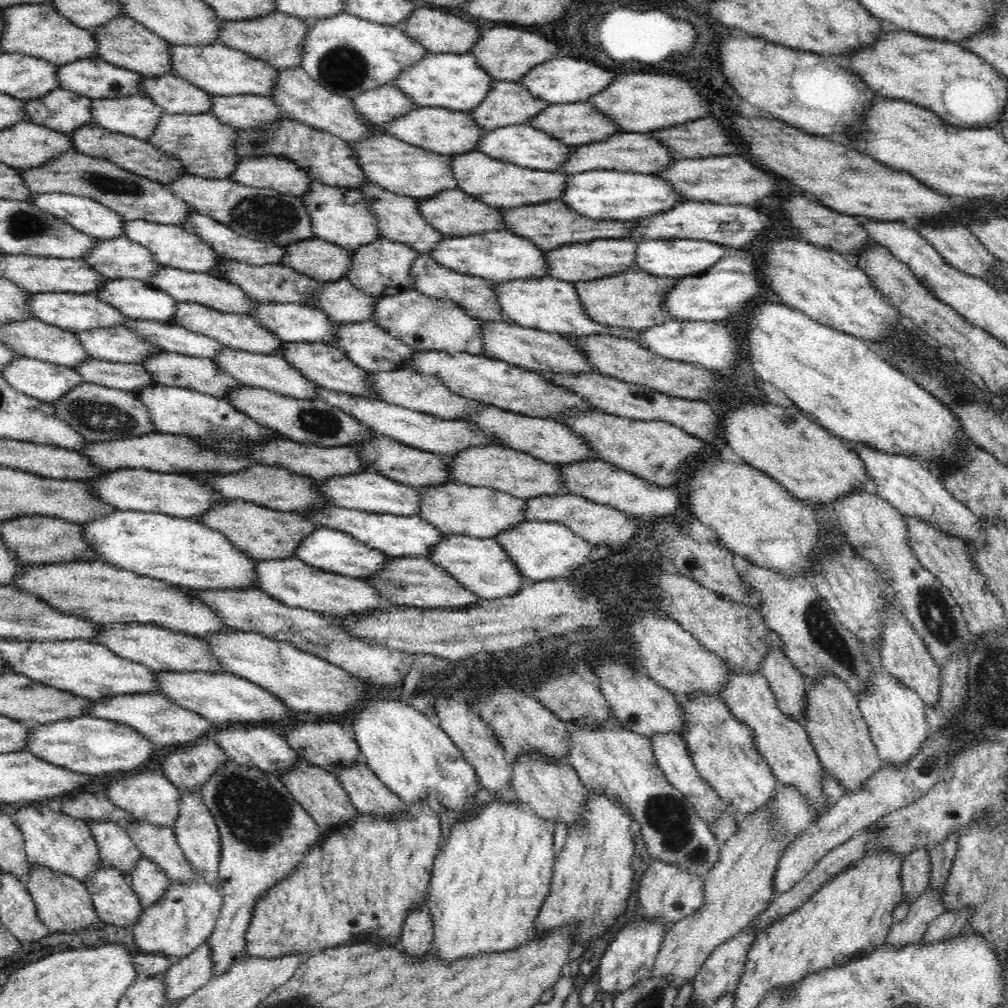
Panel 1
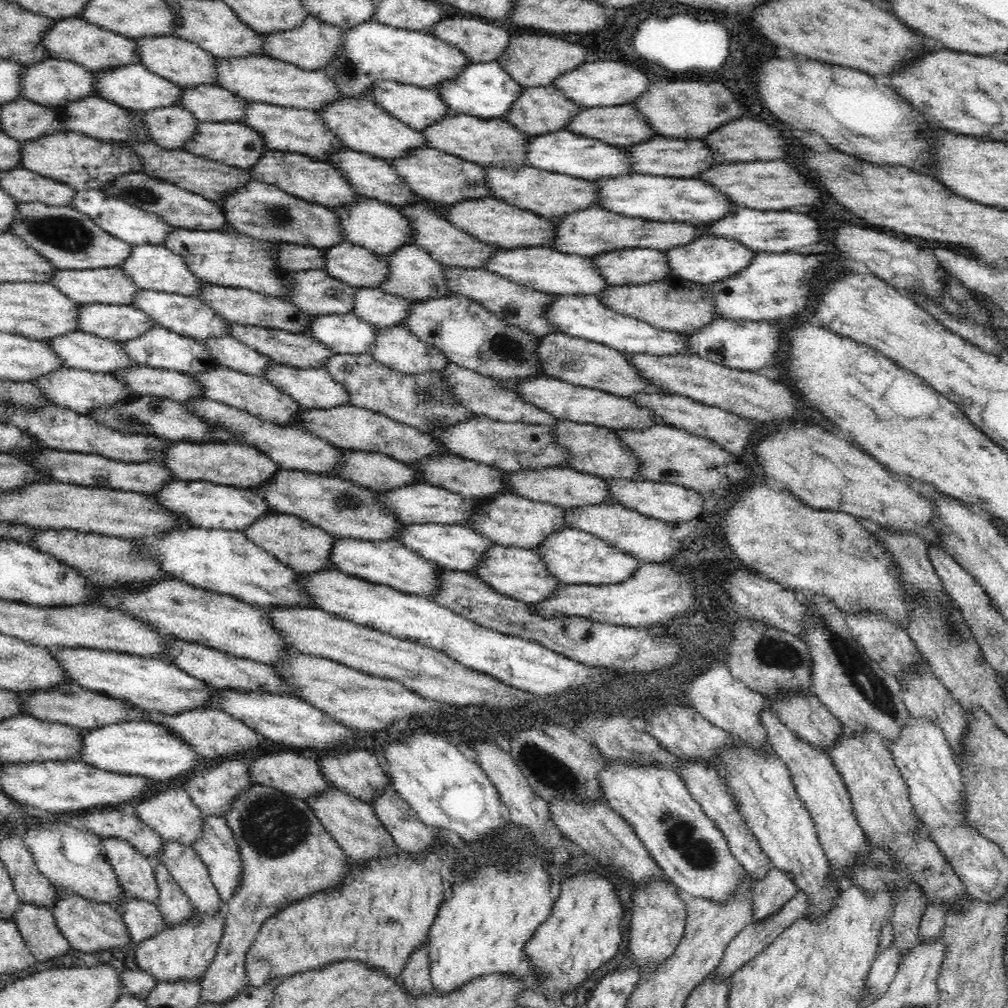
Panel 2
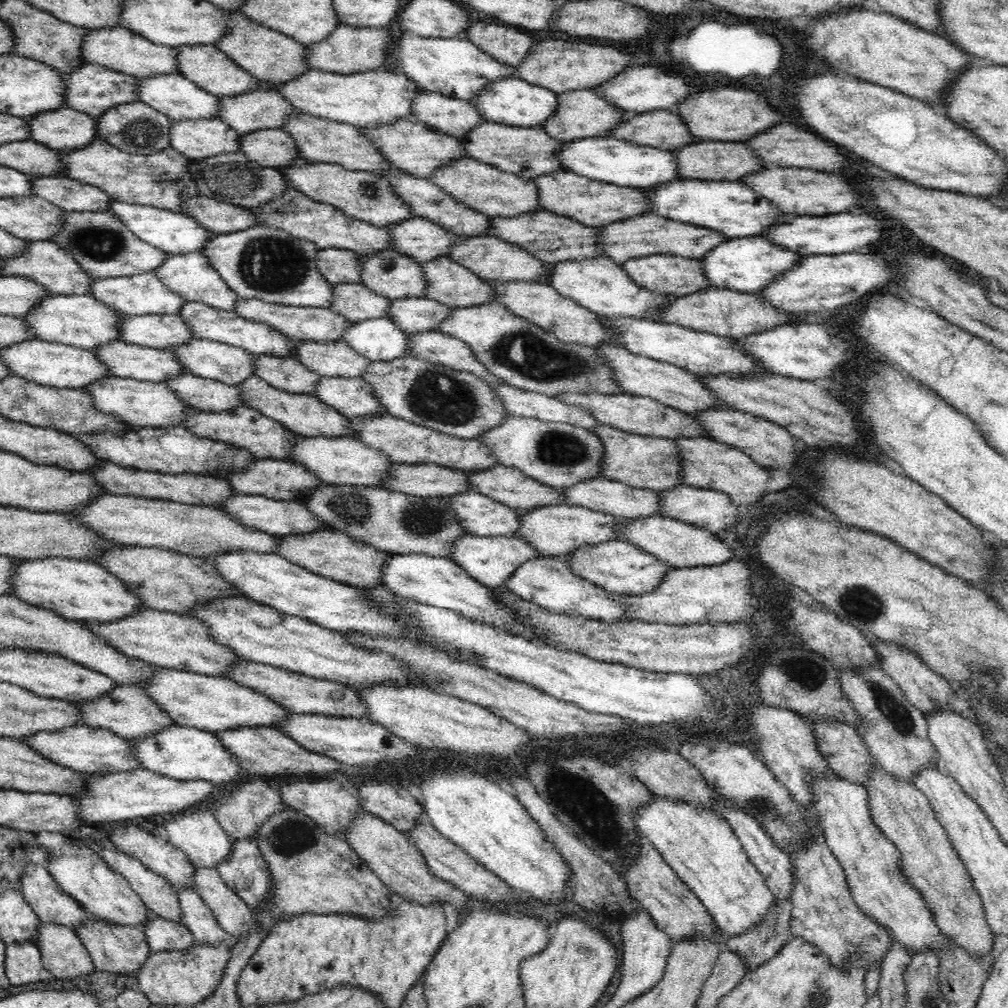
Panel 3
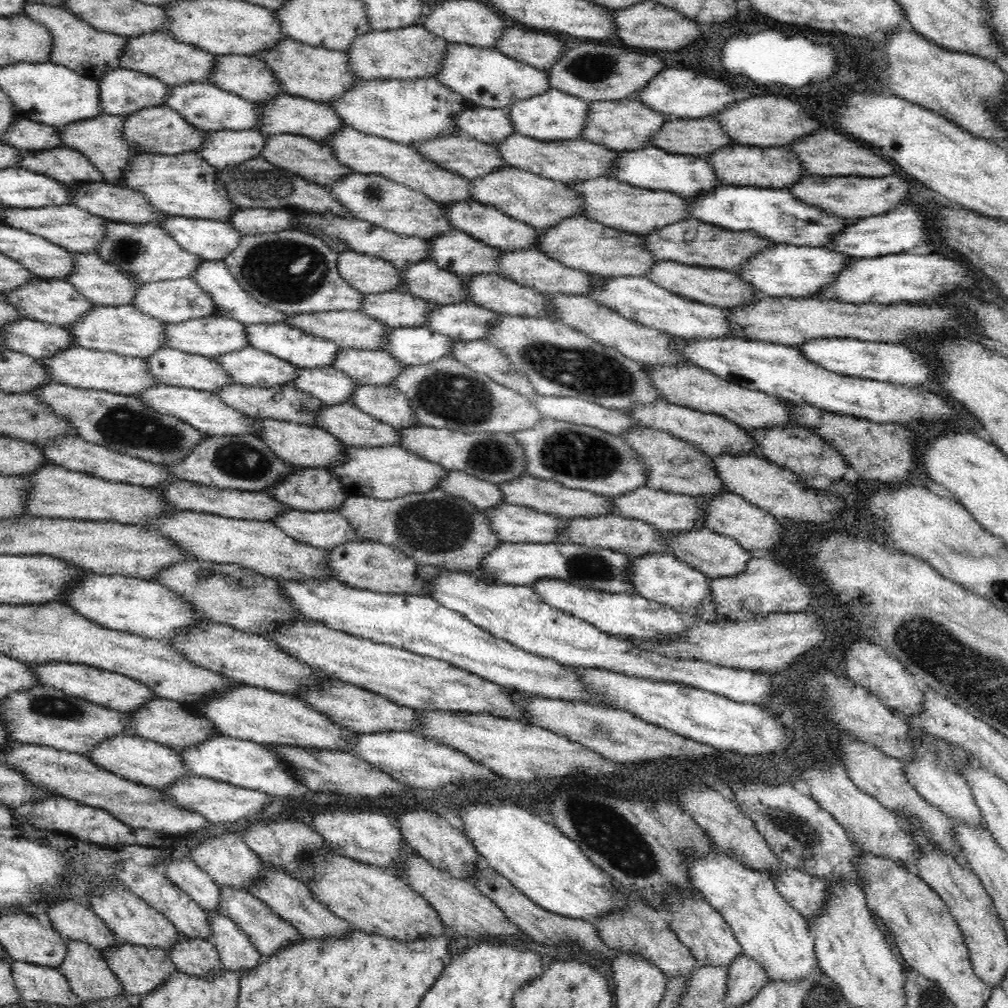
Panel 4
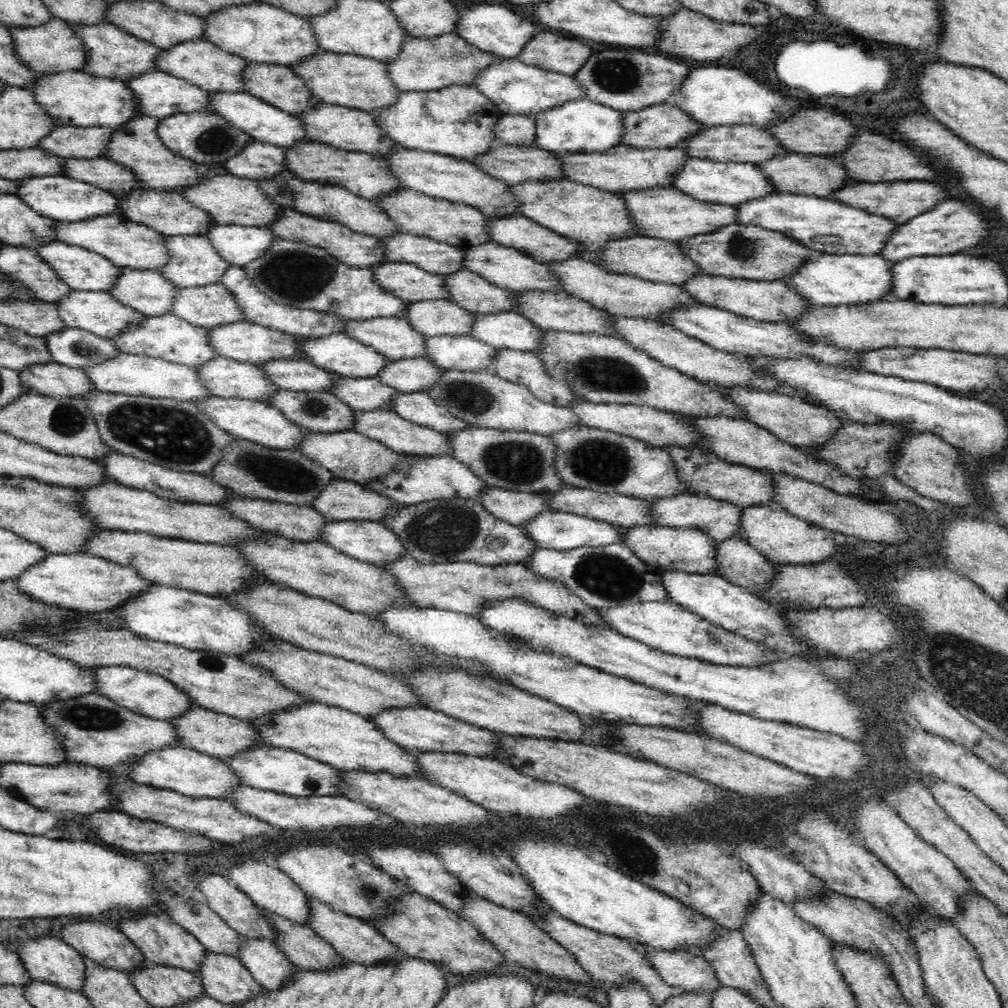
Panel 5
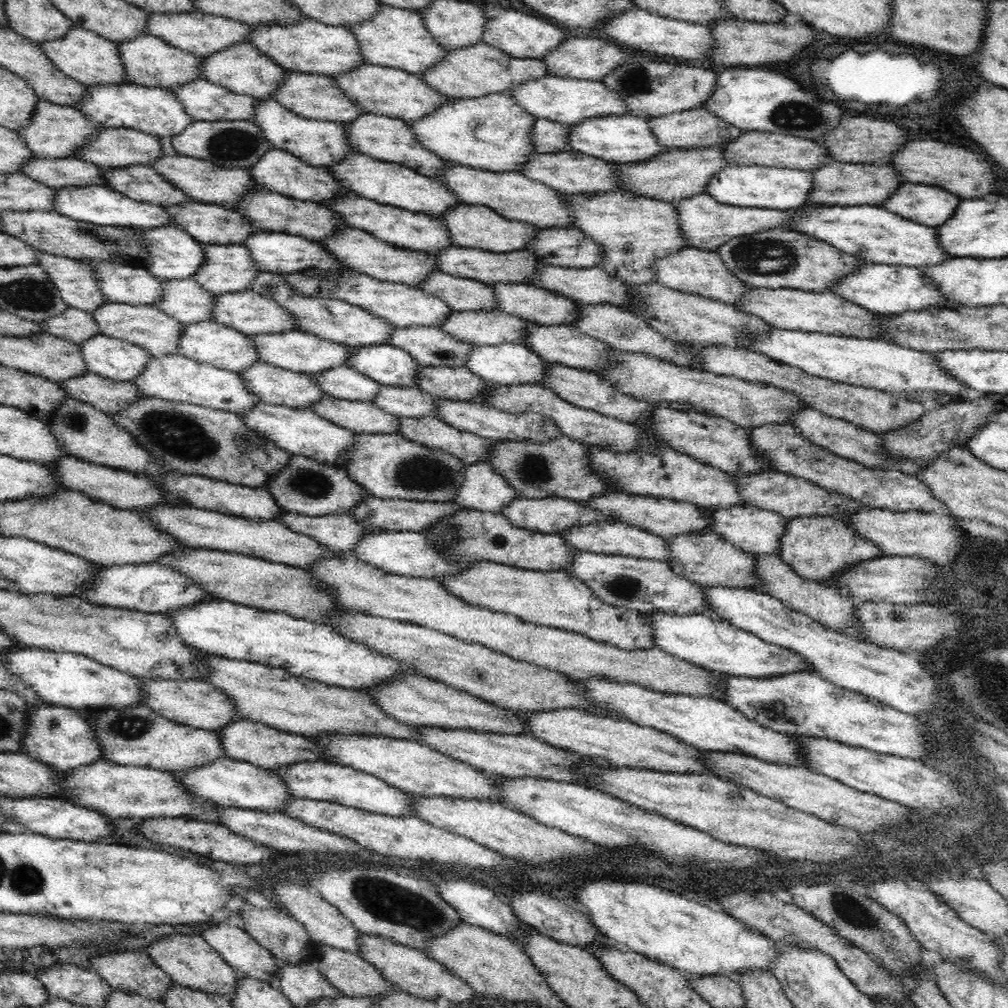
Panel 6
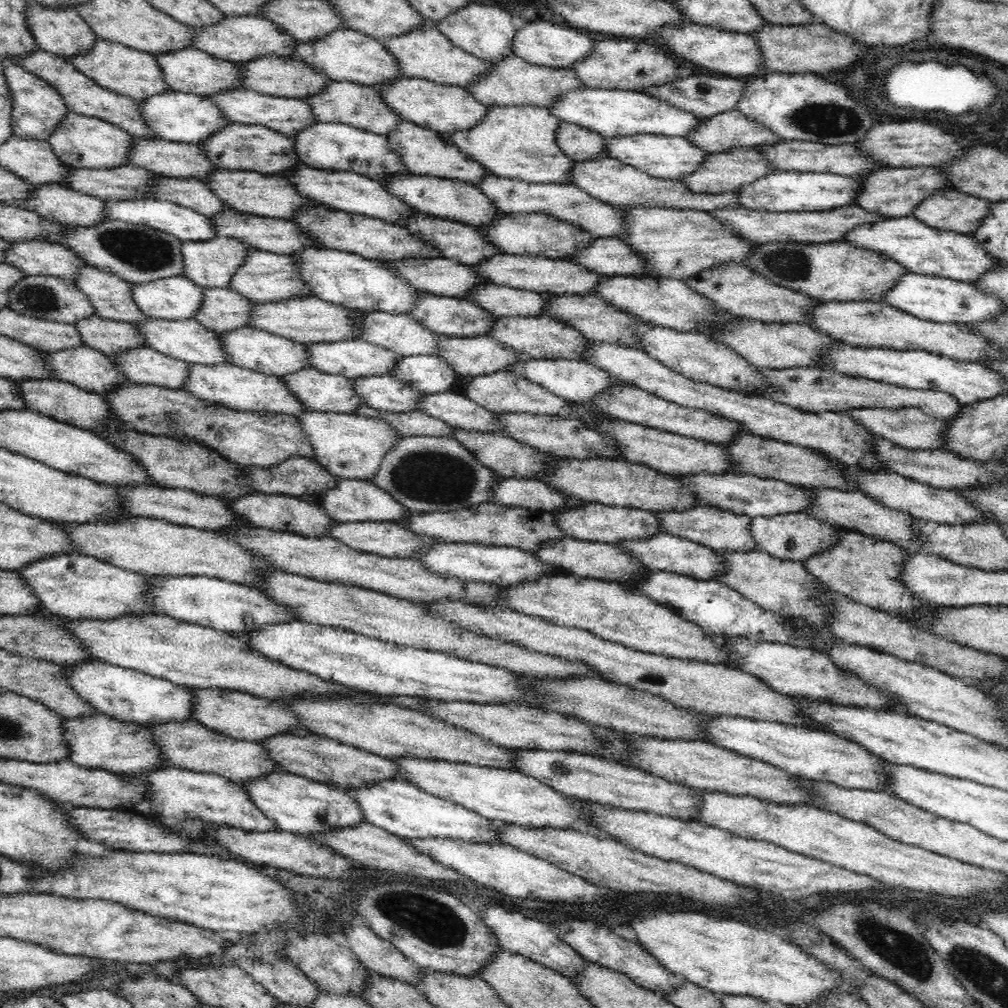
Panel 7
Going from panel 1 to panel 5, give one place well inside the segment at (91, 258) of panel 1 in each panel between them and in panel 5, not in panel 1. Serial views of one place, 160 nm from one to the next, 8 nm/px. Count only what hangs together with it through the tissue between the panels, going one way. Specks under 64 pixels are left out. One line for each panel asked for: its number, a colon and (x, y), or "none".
2: (154, 267)
3: (191, 275)
4: (212, 276)
5: (258, 308)

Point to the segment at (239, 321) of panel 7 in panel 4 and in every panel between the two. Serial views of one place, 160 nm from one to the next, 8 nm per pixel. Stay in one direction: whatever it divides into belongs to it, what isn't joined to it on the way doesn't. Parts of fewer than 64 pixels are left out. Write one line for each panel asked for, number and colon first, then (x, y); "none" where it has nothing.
4: (102, 283)
5: (145, 290)
6: (187, 301)

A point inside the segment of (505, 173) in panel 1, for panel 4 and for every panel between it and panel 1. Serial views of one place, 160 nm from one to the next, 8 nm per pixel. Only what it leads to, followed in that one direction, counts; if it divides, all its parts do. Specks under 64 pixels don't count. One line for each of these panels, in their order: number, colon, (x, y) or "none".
2: (548, 194)
3: (595, 203)
4: (626, 207)

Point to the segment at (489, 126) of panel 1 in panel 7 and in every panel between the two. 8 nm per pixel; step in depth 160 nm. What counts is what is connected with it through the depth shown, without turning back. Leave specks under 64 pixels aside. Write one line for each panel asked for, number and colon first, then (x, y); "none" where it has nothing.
2: (537, 110)
3: (583, 113)
4: (627, 124)
5: (665, 125)
6: (697, 127)
7: (727, 130)

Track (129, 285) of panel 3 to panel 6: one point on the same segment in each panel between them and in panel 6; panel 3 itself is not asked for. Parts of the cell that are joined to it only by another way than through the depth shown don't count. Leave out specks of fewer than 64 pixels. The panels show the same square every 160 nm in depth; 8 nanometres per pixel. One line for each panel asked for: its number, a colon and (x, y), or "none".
4: (172, 301)
5: (209, 306)
6: (245, 311)

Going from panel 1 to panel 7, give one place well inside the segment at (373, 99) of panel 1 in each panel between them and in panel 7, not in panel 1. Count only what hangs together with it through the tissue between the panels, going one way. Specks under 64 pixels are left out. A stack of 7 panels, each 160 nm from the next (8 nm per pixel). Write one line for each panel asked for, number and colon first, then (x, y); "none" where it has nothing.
2: (417, 107)
3: (454, 117)
4: (489, 125)
5: (512, 129)
6: (548, 136)
7: (577, 143)

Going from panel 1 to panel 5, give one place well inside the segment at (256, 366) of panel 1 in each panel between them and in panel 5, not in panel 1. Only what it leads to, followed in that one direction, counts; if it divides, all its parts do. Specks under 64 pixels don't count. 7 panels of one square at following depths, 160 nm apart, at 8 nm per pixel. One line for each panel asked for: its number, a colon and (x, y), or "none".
2: (311, 388)
3: (352, 397)
4: (389, 405)
5: (417, 407)

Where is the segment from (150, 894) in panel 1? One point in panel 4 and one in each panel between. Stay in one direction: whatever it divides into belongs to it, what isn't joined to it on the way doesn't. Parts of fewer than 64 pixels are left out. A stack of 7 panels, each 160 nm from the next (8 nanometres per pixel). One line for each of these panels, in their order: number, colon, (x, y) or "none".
2: (176, 907)
3: (196, 916)
4: (237, 953)

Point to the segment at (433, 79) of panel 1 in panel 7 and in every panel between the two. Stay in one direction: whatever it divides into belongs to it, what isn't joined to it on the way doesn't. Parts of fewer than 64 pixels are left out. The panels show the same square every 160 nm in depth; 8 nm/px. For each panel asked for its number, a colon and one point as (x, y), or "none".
2: (484, 89)
3: (512, 101)
4: (553, 115)
5: (581, 125)
6: (616, 138)
7: (672, 158)

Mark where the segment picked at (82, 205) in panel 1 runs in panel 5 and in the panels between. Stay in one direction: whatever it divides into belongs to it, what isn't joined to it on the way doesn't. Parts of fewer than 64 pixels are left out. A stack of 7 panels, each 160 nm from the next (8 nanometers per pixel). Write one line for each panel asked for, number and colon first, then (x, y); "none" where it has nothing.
2: (135, 226)
3: (175, 233)
4: (211, 239)
5: (237, 244)

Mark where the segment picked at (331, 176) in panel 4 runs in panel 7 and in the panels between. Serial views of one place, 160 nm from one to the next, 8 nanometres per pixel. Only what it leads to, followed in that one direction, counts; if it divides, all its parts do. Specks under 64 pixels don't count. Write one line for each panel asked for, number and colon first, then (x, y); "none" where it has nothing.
5: (361, 173)
6: (389, 183)
7: (454, 199)

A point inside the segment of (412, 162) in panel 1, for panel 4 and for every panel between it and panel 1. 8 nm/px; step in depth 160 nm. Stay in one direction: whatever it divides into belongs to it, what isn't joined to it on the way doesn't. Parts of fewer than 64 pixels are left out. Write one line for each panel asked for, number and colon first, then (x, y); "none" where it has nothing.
2: (433, 175)
3: (479, 186)
4: (539, 202)

